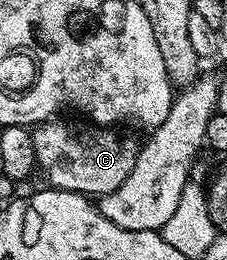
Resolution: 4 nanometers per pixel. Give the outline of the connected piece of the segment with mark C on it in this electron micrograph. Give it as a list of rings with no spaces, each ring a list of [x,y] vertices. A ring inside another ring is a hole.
[[[64,119],[47,120],[32,129],[37,167],[40,175],[43,174],[49,179],[46,180],[48,187],[77,192],[80,196],[90,198],[100,198],[111,194],[111,190],[119,190],[119,186],[123,186],[127,174],[131,174],[131,170],[135,170],[135,162],[139,151],[138,141],[133,141],[129,136],[120,136],[117,133],[120,131],[110,130],[105,126],[94,127],[92,129],[94,132],[81,132],[77,136],[76,130],[71,125],[64,124],[61,120]]]

